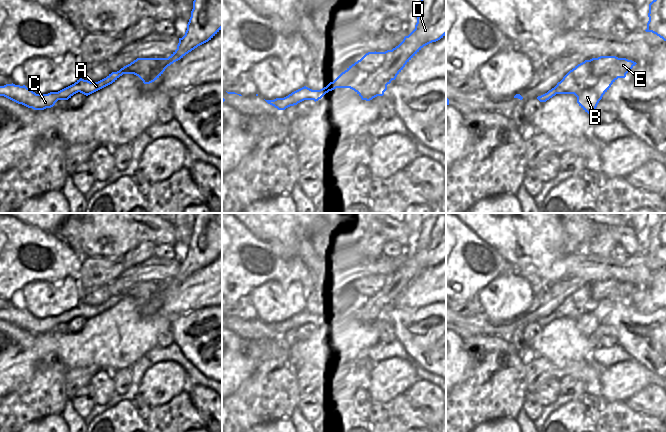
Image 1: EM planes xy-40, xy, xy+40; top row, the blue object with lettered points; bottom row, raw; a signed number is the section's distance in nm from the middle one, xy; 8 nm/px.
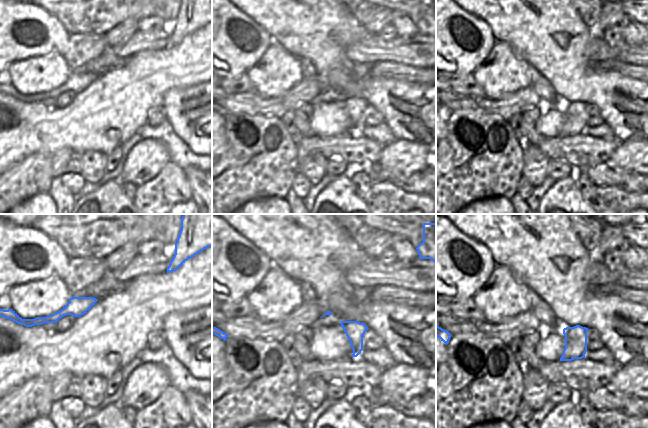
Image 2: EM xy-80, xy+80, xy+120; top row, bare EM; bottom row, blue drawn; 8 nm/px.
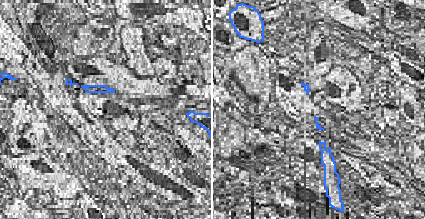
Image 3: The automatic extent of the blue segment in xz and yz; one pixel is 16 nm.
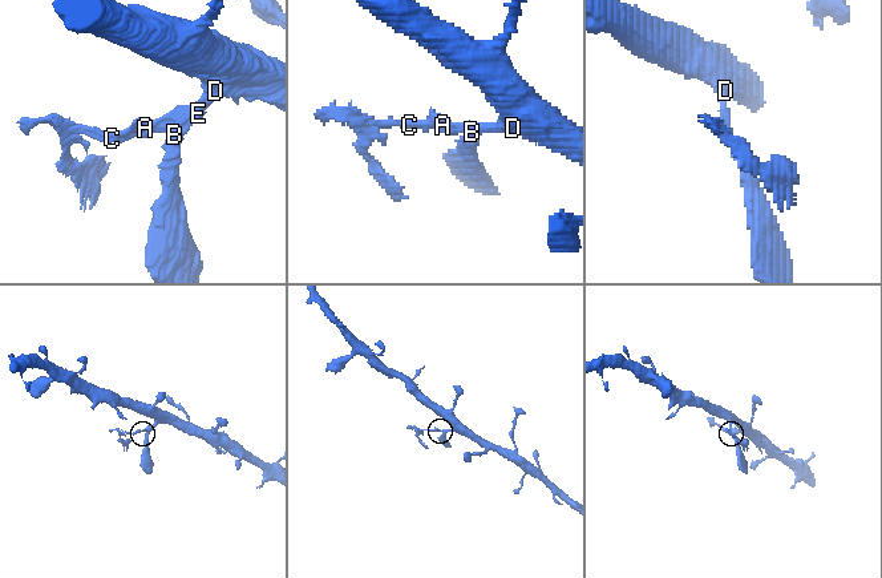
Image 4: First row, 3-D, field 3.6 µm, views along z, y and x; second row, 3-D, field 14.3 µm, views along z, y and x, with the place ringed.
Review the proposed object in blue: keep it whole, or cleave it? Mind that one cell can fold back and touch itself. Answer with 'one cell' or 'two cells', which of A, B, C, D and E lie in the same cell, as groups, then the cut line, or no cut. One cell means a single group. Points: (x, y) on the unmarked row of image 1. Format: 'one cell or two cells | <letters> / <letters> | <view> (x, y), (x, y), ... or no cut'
two cells | A C / B D E | xy (341, 297), (327, 311), (328, 315)

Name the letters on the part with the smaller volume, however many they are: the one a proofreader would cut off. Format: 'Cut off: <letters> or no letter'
Cut off: A, C

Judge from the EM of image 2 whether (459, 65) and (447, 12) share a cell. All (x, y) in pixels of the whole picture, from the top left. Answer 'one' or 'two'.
one

